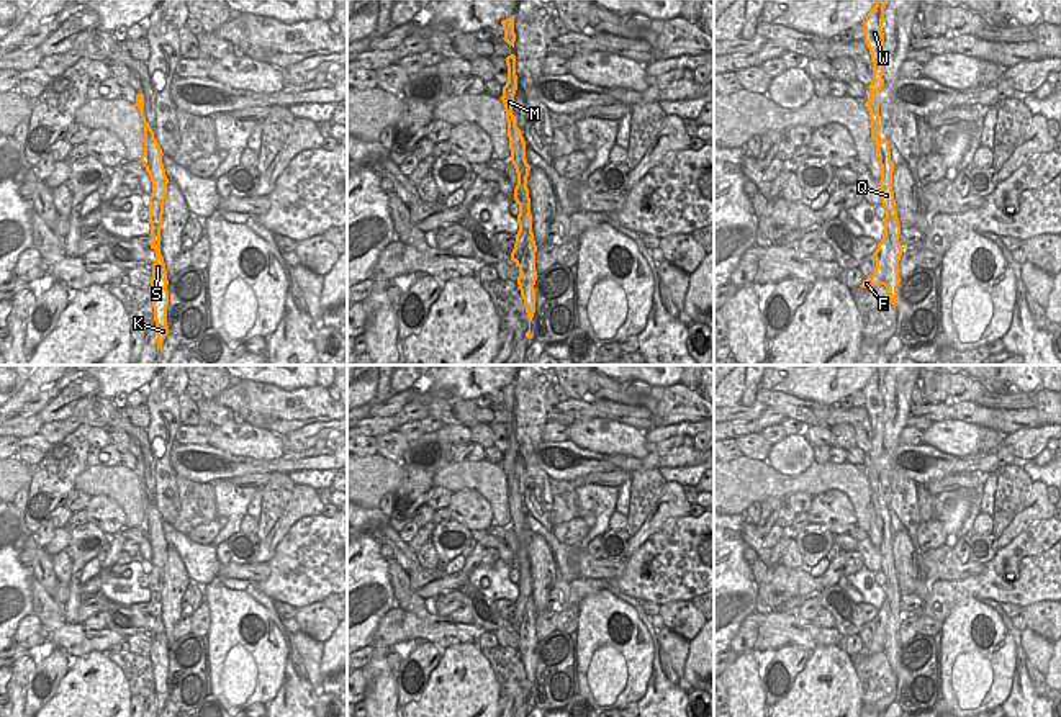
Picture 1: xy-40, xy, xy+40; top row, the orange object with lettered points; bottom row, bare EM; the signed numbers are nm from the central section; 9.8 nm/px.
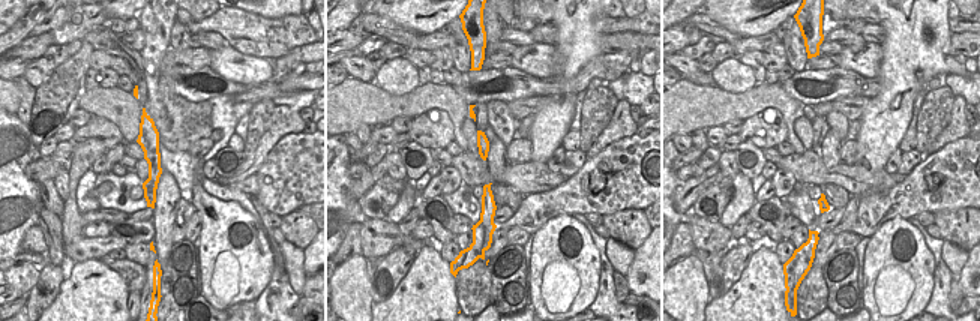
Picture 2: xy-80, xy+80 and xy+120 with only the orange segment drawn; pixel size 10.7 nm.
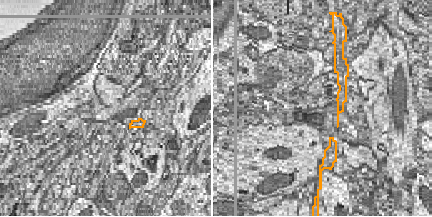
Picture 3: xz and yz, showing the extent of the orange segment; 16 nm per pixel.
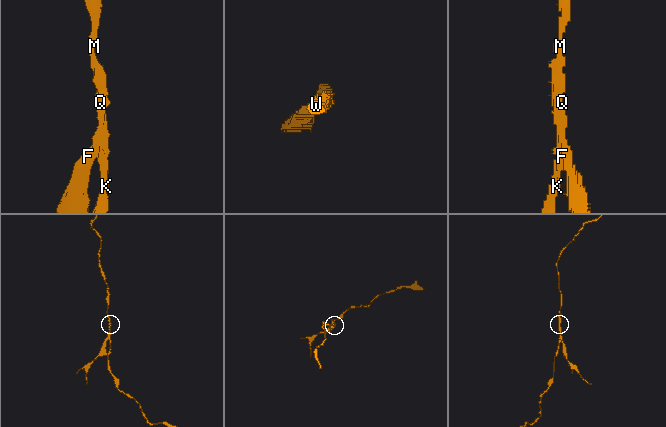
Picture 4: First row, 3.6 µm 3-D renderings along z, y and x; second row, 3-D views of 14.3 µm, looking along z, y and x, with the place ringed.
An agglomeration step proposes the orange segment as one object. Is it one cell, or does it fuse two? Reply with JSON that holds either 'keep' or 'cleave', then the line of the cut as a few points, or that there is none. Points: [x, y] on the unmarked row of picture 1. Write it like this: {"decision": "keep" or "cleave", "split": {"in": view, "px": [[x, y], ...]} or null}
{"decision": "cleave", "split": {"in": "xy+40", "px": [[876, 616], [886, 624], [883, 650]]}}

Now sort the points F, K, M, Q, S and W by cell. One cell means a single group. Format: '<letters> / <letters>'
F / K M Q S W

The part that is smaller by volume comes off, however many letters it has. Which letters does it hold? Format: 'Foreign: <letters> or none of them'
Foreign: F

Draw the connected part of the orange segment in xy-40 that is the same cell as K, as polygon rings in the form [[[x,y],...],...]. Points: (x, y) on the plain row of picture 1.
[[[142,460],[136,462],[134,471],[138,473],[144,488],[144,519],[141,522],[141,529],[144,530],[146,539],[149,540],[152,548],[147,588],[151,591],[151,601],[149,601],[152,604],[151,616],[156,617],[156,627],[152,632],[149,660],[152,663],[154,688],[157,699],[157,717],[159,717],[162,714],[165,702],[169,701],[169,692],[167,692],[169,647],[167,647],[164,624],[160,620],[160,596],[162,596],[164,566],[167,561],[169,545],[165,542],[165,535],[162,530],[164,519],[157,506],[154,504],[154,498],[146,489]]]

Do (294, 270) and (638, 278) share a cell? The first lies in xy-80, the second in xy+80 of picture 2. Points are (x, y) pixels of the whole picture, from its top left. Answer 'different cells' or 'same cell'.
different cells

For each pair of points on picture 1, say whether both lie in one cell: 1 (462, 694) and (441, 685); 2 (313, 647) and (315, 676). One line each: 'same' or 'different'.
1: same
2: same

